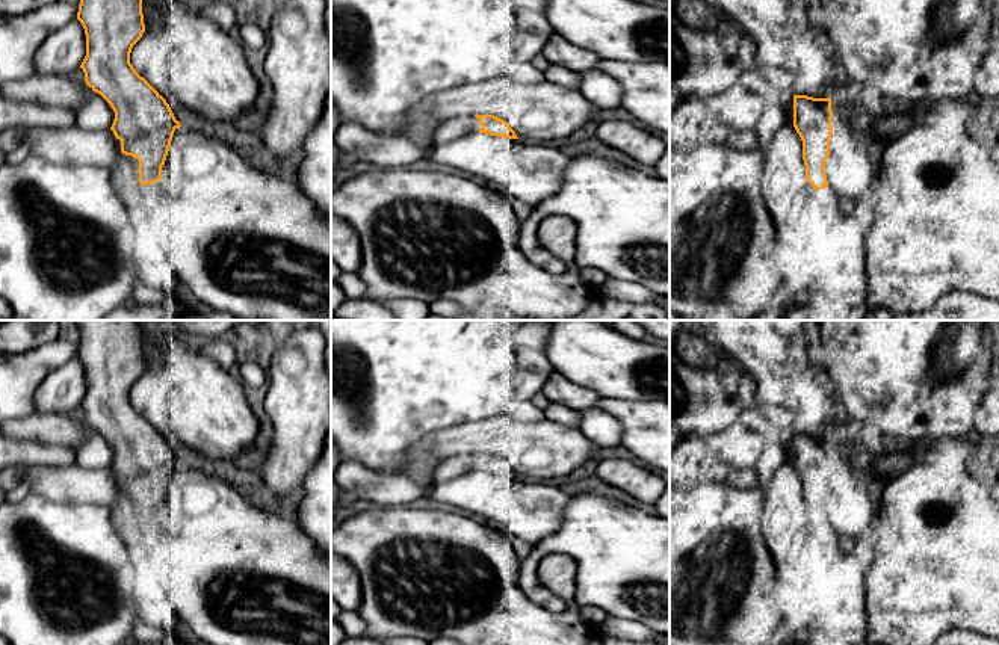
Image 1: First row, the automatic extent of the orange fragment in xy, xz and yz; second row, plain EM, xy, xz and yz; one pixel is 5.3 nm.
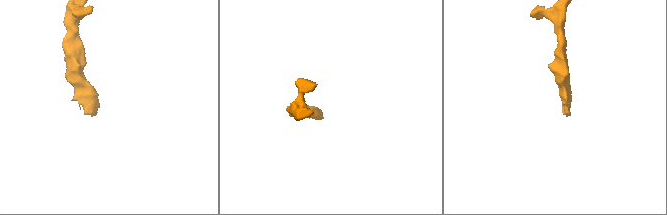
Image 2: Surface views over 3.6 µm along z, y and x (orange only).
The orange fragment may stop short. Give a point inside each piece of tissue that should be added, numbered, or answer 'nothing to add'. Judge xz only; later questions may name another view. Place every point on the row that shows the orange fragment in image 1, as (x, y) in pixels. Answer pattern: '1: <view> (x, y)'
1: xz (452, 129)

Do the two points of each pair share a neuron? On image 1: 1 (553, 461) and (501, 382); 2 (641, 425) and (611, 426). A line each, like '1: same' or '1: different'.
1: different
2: different

